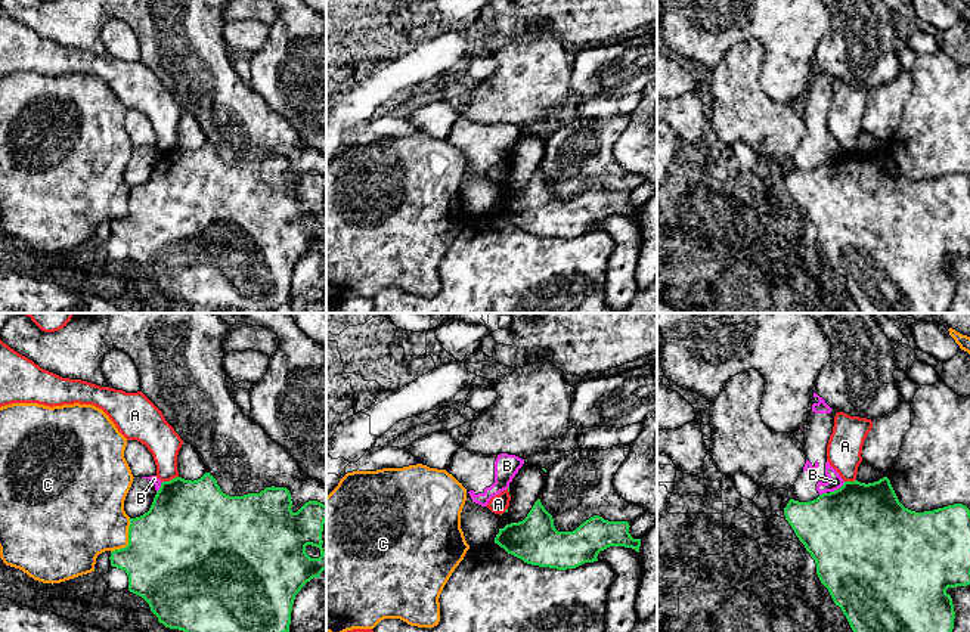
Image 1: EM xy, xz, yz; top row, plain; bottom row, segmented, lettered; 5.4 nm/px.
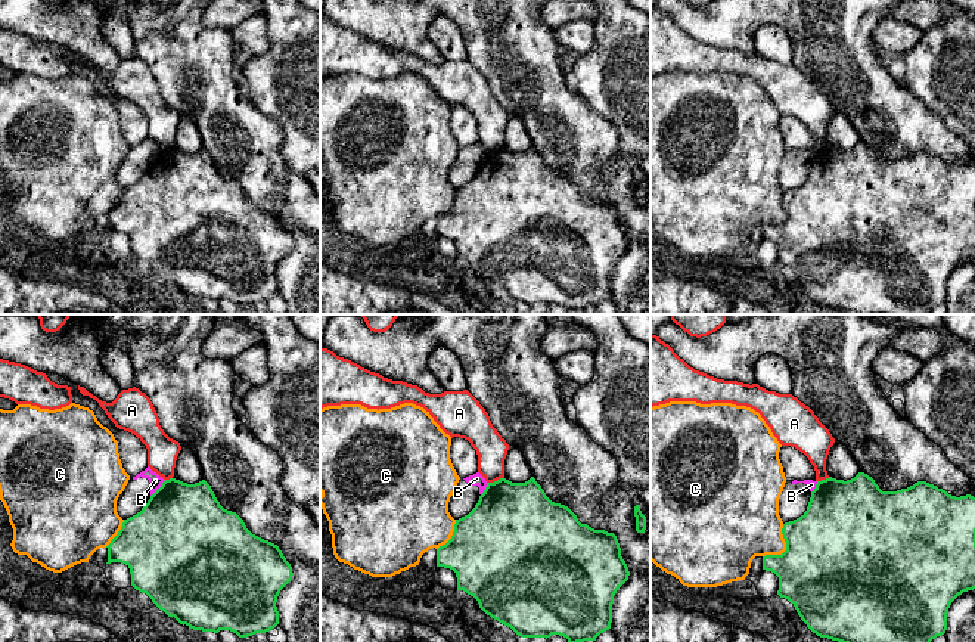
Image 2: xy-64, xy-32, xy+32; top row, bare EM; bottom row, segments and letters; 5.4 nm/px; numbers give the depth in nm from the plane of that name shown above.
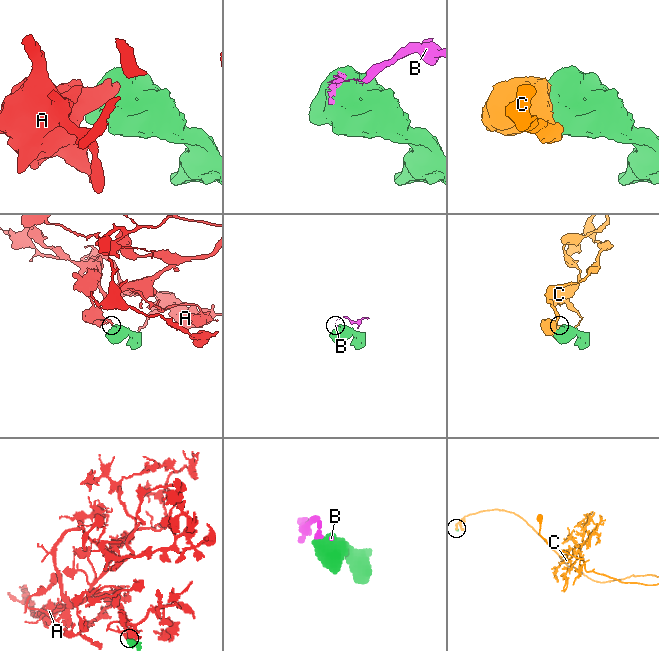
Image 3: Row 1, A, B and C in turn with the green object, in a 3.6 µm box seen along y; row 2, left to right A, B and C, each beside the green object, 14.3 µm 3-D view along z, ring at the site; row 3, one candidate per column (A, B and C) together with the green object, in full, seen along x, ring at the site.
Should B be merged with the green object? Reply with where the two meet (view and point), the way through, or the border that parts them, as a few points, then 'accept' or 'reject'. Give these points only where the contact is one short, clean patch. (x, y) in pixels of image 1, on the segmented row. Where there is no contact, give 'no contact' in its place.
contact yz (837, 489); reject

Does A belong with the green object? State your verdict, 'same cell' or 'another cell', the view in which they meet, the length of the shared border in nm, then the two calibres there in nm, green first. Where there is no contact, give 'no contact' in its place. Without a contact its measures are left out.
another cell | xy | 90 nm | 440/180 nm

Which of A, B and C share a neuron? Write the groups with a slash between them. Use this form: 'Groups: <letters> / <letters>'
Groups: A / B / C

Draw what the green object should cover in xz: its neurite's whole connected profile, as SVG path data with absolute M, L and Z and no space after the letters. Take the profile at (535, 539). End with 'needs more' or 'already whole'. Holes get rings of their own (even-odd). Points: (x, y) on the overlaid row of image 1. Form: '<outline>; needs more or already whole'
M537 499L523 521L499 529L495 543L527 564L567 570L598 561L598 554L610 546L639 552L641 539L633 539L629 527L627 521L594 515L573 532L558 532L552 515Z; already whole

